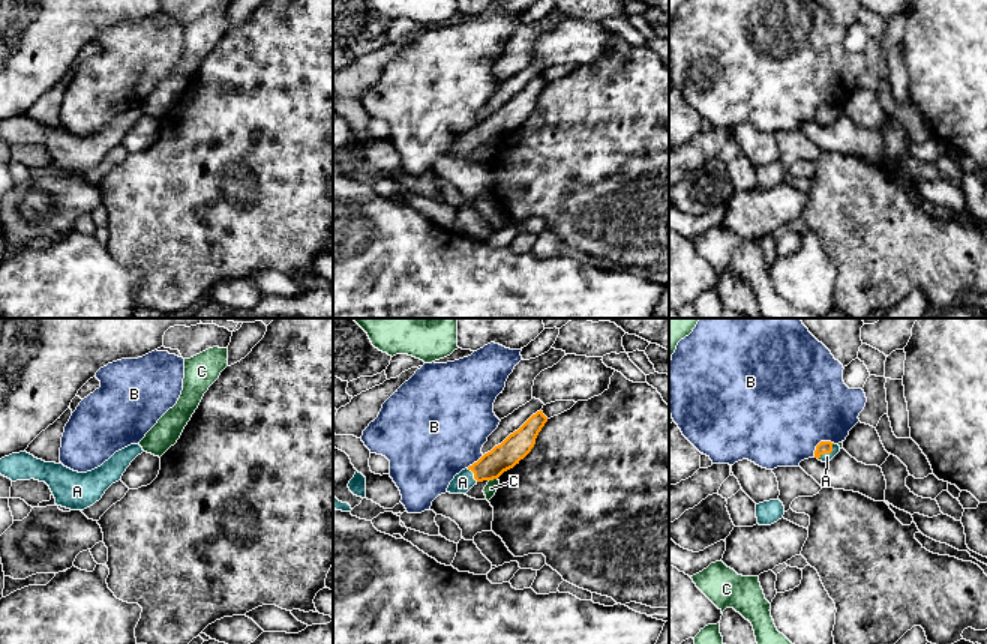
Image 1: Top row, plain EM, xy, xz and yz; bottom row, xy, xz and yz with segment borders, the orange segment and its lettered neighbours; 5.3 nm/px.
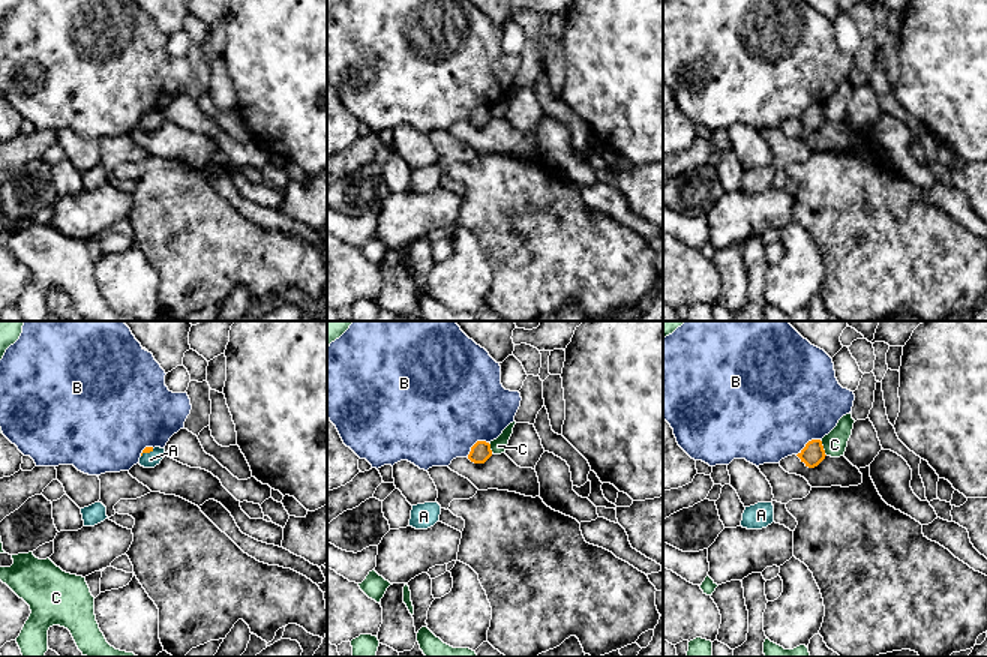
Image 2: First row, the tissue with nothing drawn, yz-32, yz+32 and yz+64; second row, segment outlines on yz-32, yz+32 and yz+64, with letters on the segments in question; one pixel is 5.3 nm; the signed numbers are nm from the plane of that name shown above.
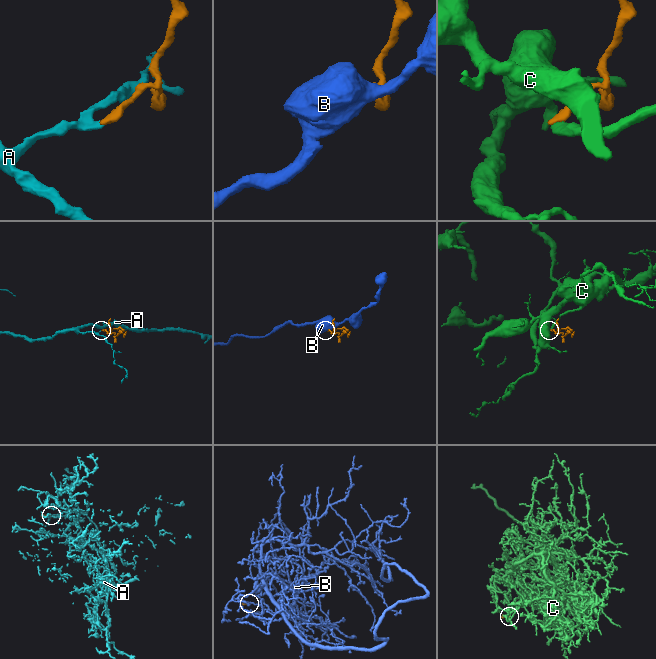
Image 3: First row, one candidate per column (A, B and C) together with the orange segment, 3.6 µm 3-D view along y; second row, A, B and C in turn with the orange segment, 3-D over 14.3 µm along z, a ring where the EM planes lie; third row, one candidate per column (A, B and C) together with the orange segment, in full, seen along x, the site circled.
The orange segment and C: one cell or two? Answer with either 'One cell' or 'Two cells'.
Two cells

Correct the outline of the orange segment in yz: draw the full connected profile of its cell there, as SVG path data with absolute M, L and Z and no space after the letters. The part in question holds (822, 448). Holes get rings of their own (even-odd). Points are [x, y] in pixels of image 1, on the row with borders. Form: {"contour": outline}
{"contour": "M820 441L816 446L814 458L818 458L822 462L831 461L837 453L840 452L840 446L834 444L831 441Z"}

